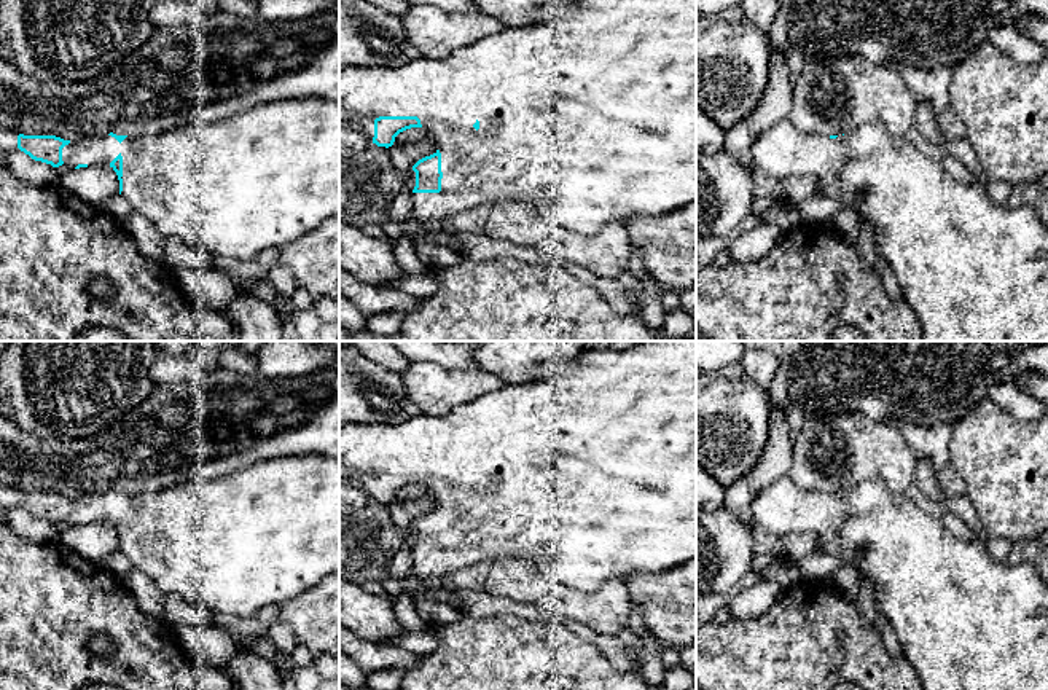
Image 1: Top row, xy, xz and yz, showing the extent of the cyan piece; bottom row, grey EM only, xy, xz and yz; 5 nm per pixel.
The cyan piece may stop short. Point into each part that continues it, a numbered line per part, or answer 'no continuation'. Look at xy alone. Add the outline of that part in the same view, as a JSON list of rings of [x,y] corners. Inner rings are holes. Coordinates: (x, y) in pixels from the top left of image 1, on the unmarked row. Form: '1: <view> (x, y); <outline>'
1: xy (236, 544); [[[285,456],[218,478],[126,494],[121,500],[107,491],[70,497],[62,505],[62,518],[68,526],[78,521],[110,523],[118,512],[123,513],[121,551],[132,567],[148,575],[164,596],[177,594],[188,604],[207,607],[220,618],[256,615],[339,572],[339,456]]]

